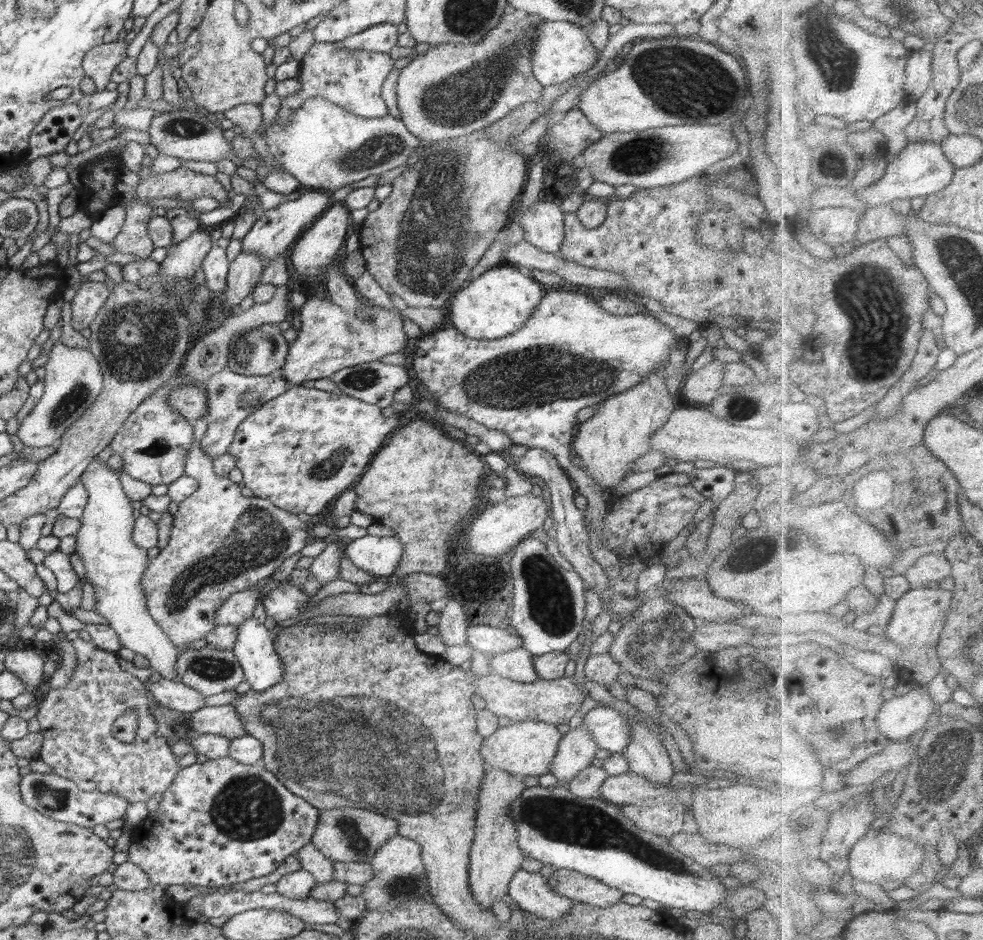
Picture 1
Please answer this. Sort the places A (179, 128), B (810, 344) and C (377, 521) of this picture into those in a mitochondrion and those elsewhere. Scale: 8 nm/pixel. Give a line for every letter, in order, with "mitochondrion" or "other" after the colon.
A: mitochondrion
B: other
C: other

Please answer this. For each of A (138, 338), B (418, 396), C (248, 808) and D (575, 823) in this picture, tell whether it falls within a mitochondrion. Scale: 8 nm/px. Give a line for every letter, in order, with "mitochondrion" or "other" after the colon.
A: mitochondrion
B: other
C: mitochondrion
D: mitochondrion

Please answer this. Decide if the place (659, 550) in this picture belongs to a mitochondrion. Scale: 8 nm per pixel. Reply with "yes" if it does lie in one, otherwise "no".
no

